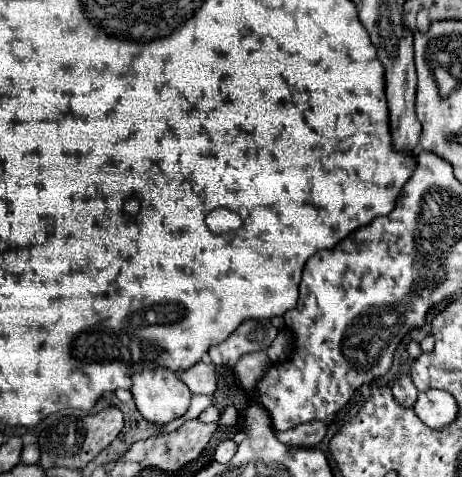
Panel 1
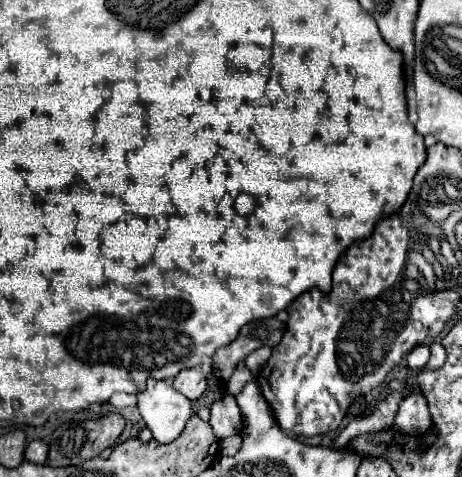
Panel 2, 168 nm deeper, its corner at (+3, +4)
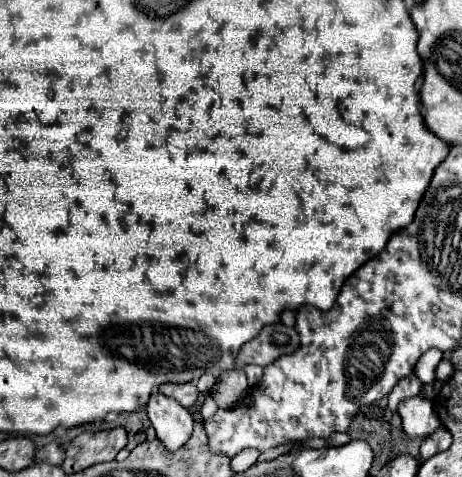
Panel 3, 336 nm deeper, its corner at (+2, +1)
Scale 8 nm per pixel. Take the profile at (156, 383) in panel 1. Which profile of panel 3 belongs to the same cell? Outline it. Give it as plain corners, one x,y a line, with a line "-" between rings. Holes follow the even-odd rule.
159,392
151,394
147,404
147,414
151,426
157,432
157,438
169,452
179,450
189,440
193,432
193,418
189,410
177,404
175,400
169,400

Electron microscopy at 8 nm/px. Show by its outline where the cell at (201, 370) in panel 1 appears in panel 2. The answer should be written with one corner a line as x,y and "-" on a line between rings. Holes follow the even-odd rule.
200,367
180,371
180,373
174,377
172,385
174,385
174,389
178,389
182,395
186,395
190,401
198,399
198,397
206,391
206,379
204,379
204,373
200,371

